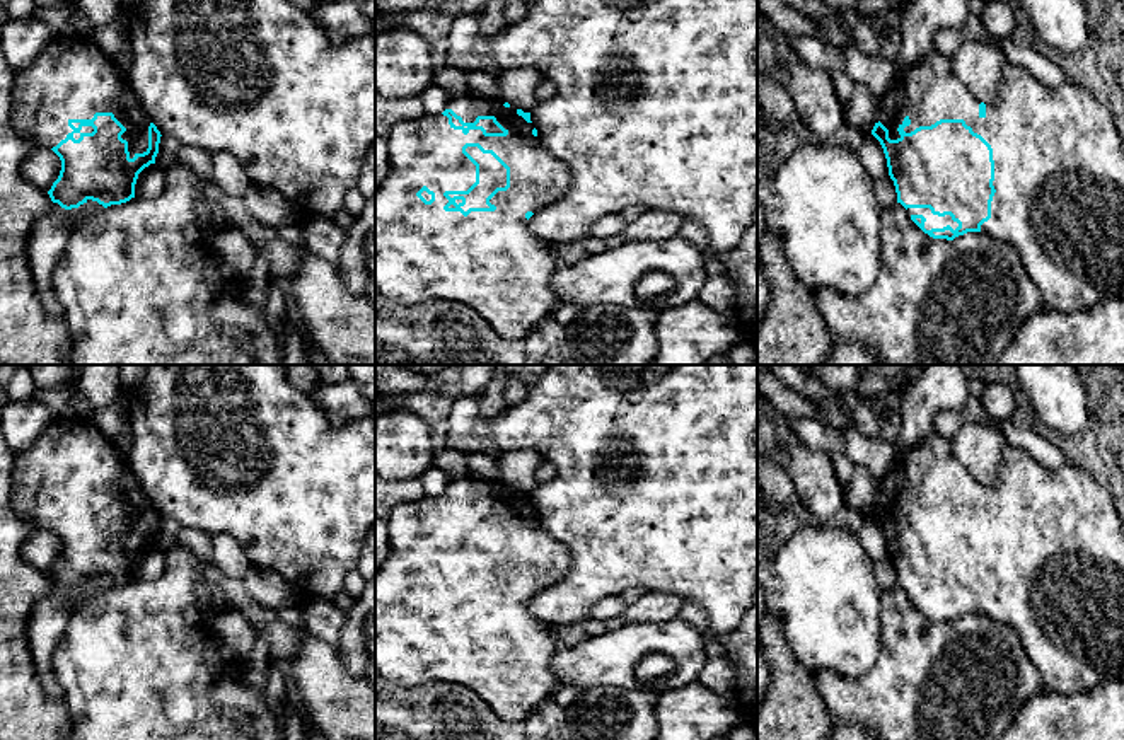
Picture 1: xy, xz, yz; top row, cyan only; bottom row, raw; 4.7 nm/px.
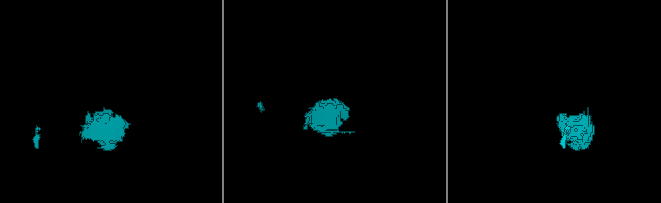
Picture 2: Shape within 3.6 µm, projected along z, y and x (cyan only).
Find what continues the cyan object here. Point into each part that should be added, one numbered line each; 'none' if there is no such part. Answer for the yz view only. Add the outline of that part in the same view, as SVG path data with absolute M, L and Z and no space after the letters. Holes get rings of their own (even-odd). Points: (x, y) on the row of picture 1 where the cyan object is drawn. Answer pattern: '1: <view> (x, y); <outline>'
1: yz (1058, 157); M933 48L921 61L895 73L878 99L877 123L897 140L906 116L911 119L906 133L940 119L964 119L991 145L996 193L991 218L981 232L1018 251L1046 309L1075 312L1124 298L1124 145L1110 113L1071 80L1047 87L1008 61L999 97L986 104L984 118L979 104L955 75L953 60Z

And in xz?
1: xz (490, 261); M469 92L454 97L445 109L452 109L457 116L462 118L464 123L474 123L478 116L495 116L496 121L508 131L507 136L484 136L481 130L469 130L467 135L462 130L454 130L449 124L449 118L442 113L437 116L421 116L411 121L396 123L389 133L389 174L385 176L380 188L375 191L375 290L387 298L389 302L401 304L401 305L416 305L425 304L428 300L452 300L462 305L471 307L478 312L503 339L524 339L532 329L539 327L542 321L553 319L553 314L561 305L556 292L551 288L553 275L558 271L559 264L554 257L551 249L551 242L544 239L537 239L529 230L529 220L525 218L527 211L537 211L546 205L556 203L571 186L571 171L566 162L553 157L549 150L544 147L539 136L532 135L534 124L527 123L522 116L517 114L517 107L510 106L505 107L505 102L496 99L486 97L474 97ZM466 143L479 143L484 150L493 150L508 167L510 167L510 188L507 191L498 191L490 203L496 206L495 211L471 211L464 217L461 211L445 211L443 206L449 199L443 196L445 191L467 191L476 182L476 165L462 153L462 147ZM426 186L430 191L435 193L435 201L432 205L425 205L416 193Z

